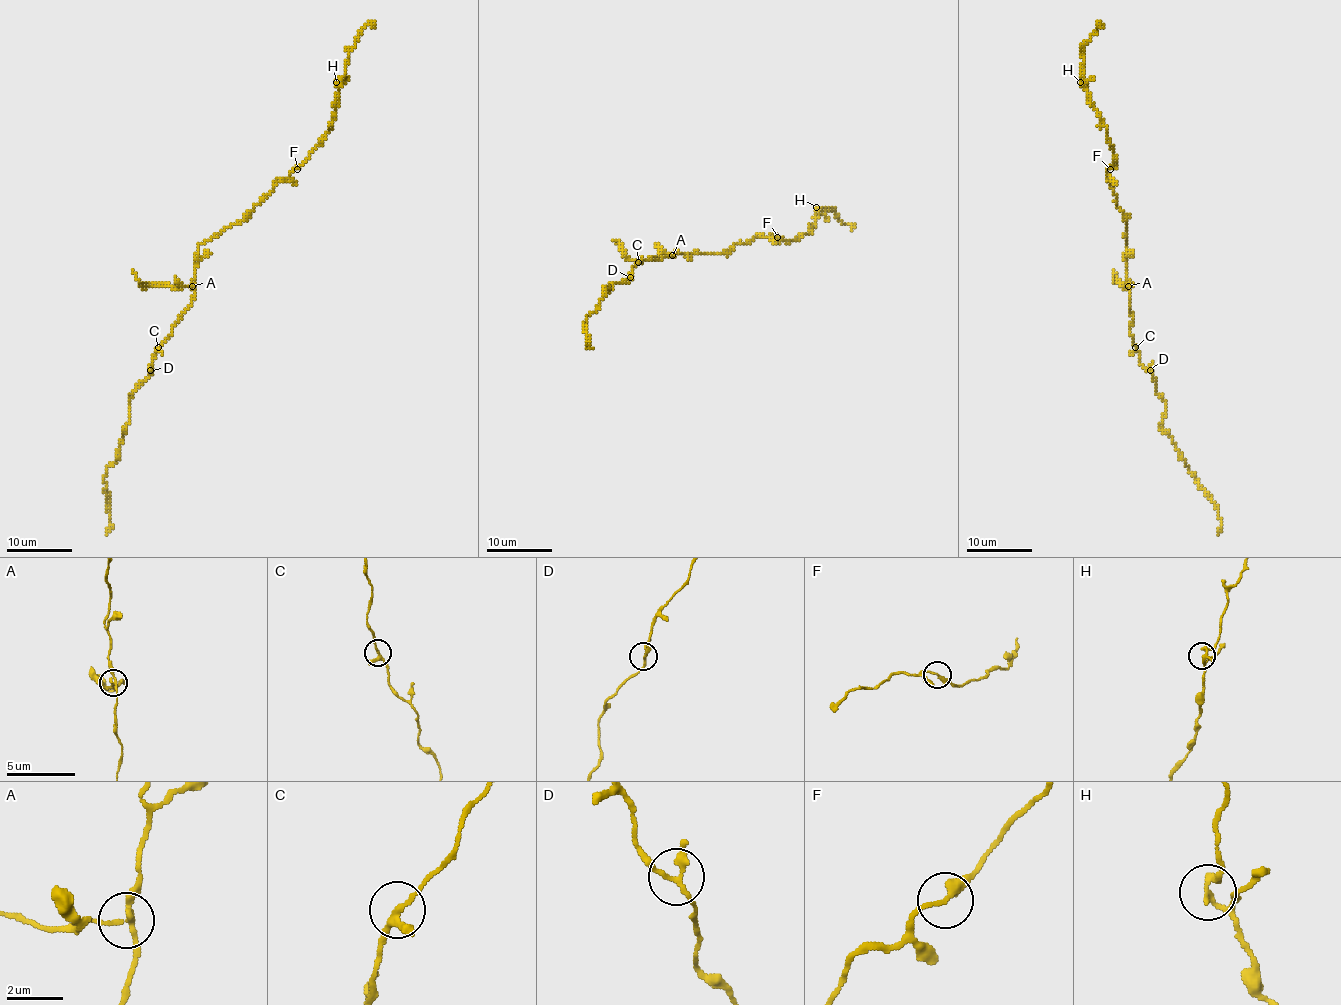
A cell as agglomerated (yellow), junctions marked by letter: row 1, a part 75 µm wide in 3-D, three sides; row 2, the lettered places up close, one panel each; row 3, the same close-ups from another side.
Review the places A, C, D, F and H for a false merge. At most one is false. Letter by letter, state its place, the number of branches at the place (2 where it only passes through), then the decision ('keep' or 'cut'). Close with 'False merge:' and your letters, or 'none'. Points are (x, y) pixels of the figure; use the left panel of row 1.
A: (192, 286) | 3 | cut
C: (158, 347) | 3 | keep
D: (150, 370) | 3 | keep
F: (297, 169) | 3 | keep
H: (336, 82) | 3 | keep
False merge: A

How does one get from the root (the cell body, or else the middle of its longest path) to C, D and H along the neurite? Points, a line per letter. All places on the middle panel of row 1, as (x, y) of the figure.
C: (676, 251), (674, 257), (649, 257), (638, 262)
D: (676, 251), (674, 257), (641, 261), (633, 267), (630, 277)
H: (676, 251), (679, 254), (728, 253), (738, 243), (770, 235), (792, 241), (813, 231), (818, 217), (816, 207)

